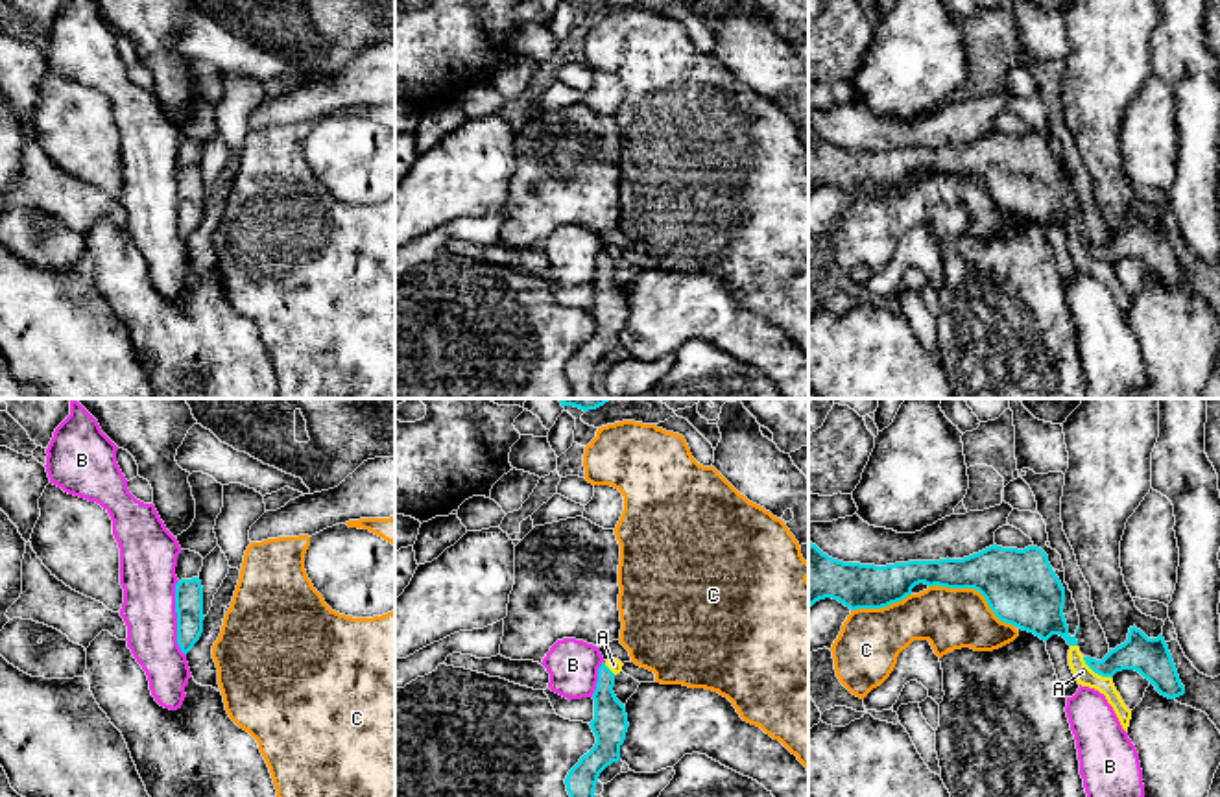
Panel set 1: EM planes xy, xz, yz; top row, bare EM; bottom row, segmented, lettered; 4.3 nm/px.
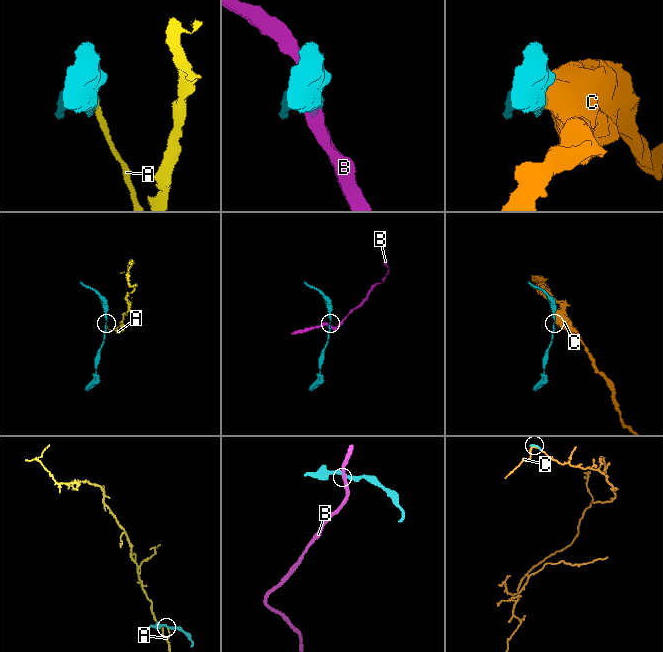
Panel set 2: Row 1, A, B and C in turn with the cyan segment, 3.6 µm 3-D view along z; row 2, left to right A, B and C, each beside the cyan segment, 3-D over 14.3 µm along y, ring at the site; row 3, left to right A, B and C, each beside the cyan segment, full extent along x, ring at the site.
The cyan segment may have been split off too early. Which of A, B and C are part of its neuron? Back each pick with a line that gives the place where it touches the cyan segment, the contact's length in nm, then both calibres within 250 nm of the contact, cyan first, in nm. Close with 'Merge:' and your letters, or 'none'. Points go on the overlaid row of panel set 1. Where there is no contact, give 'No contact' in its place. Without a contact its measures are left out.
Merge: none

